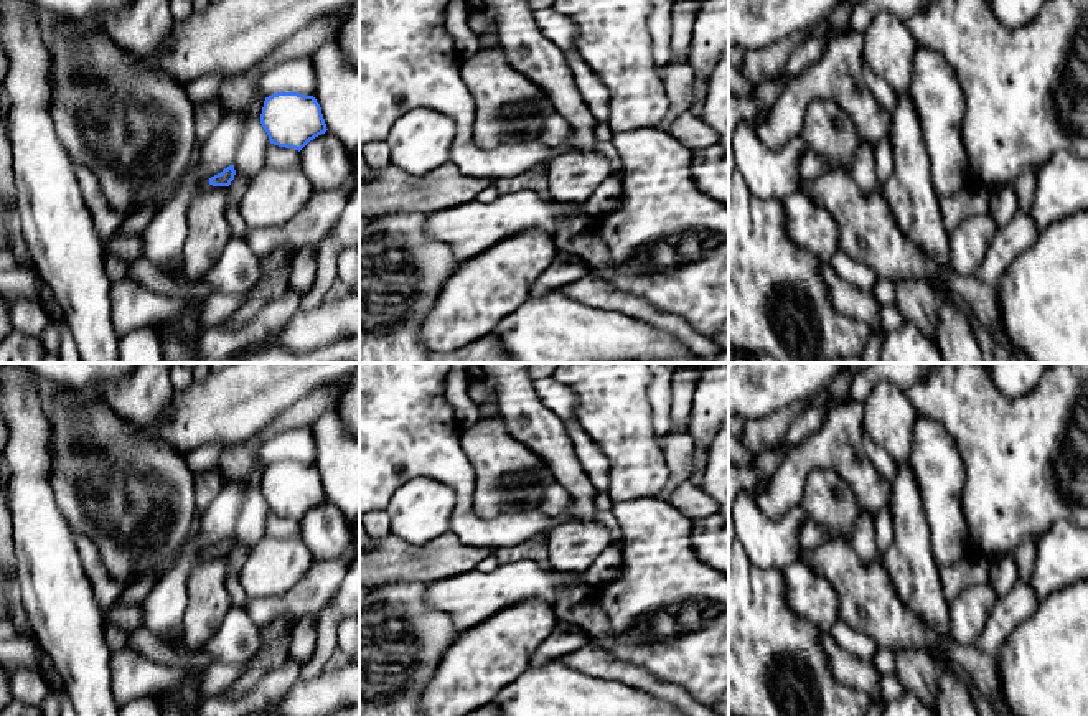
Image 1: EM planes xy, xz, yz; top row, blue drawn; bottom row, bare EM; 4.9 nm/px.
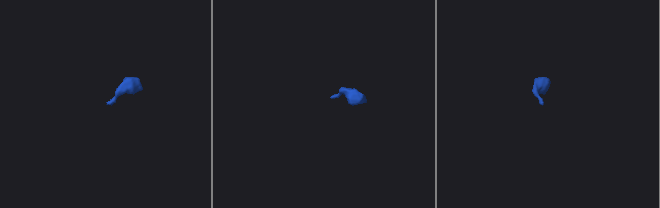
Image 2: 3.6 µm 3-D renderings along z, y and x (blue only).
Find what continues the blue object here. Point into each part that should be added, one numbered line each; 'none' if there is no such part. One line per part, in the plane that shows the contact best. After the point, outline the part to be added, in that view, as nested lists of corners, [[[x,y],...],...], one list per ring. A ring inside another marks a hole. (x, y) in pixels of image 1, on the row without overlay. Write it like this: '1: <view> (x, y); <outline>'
1: xy (295, 444); [[[292,427],[274,436],[260,445],[260,465],[269,467],[277,462],[298,462],[313,465],[315,440],[310,427]]]

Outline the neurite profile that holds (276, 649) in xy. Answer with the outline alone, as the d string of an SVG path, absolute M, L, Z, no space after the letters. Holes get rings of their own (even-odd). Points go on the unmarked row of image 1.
M280 615L270 624L259 627L262 645L244 663L244 673L223 693L224 698L237 700L249 695L260 680L290 660L293 624L288 615Z

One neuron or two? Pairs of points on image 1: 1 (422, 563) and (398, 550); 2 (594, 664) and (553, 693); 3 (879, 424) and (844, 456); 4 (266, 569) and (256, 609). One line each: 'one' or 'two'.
1: one
2: two
3: two
4: two

